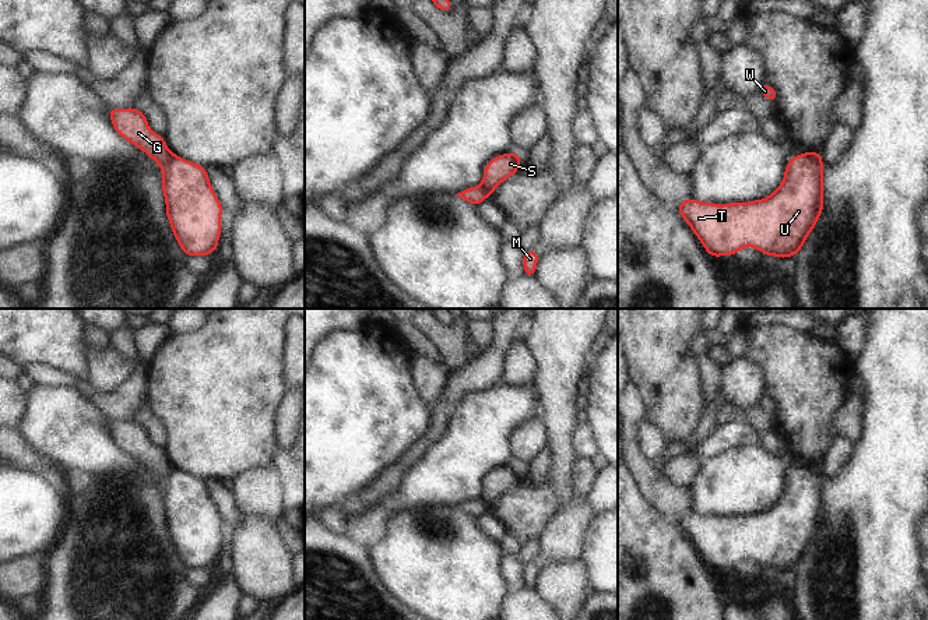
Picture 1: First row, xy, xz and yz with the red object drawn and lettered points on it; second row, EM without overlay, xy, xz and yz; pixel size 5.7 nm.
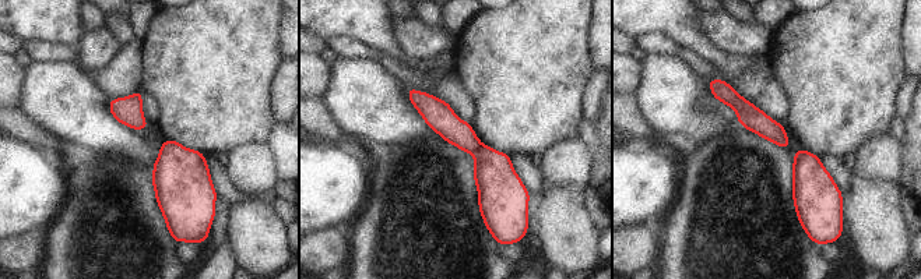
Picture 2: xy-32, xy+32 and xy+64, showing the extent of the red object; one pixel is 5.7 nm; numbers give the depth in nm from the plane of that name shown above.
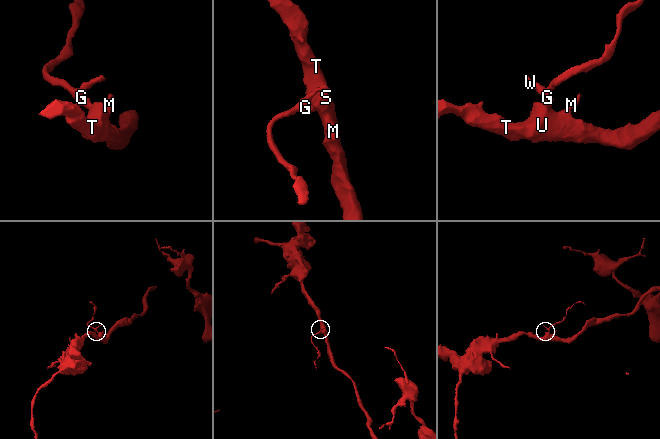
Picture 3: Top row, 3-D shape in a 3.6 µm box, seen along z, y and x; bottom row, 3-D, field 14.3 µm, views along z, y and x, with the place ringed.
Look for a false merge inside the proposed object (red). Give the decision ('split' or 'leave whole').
split

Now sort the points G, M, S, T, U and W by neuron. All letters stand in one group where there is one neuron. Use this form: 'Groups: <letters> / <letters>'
Groups: G W / M S T U

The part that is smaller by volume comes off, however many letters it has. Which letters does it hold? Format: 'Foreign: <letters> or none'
Foreign: G, W

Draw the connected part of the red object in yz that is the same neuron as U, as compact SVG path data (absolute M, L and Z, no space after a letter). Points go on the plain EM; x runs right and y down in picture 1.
M805 465L790 471L784 494L766 512L717 518L688 511L675 522L711 570L735 568L739 561L752 559L766 568L787 571L797 568L823 524L822 485L823 475Z

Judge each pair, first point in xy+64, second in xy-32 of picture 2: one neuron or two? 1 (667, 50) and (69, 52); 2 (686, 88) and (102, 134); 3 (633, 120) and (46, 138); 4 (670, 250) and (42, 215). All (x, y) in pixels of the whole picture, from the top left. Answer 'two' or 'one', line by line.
1: one
2: one
3: one
4: two

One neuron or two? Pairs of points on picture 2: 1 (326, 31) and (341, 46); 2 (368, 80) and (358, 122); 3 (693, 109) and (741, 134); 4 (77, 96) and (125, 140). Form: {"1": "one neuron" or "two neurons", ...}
{"1": "two neurons", "2": "one neuron", "3": "two neurons", "4": "one neuron"}

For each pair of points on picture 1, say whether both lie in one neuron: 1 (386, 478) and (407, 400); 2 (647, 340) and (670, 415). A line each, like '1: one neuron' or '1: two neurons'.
1: two neurons
2: one neuron

